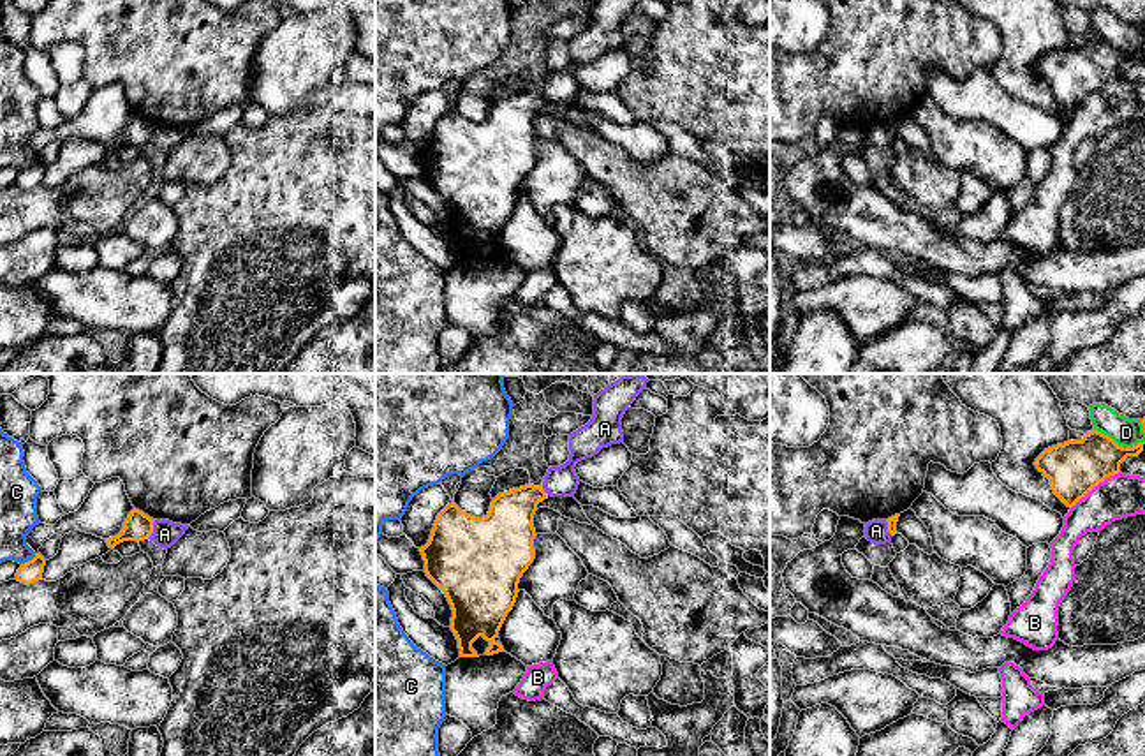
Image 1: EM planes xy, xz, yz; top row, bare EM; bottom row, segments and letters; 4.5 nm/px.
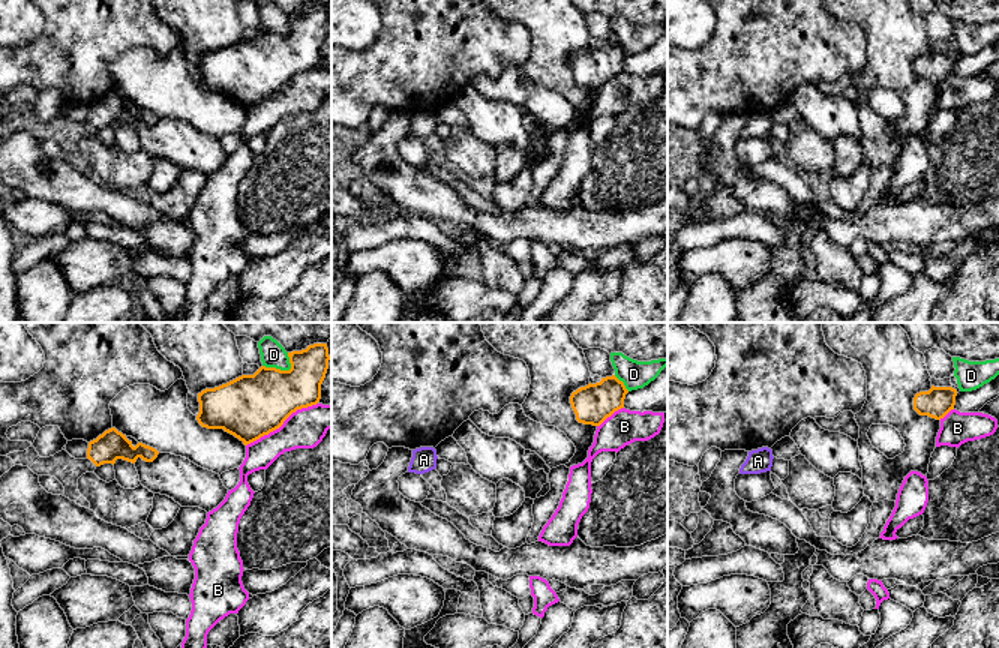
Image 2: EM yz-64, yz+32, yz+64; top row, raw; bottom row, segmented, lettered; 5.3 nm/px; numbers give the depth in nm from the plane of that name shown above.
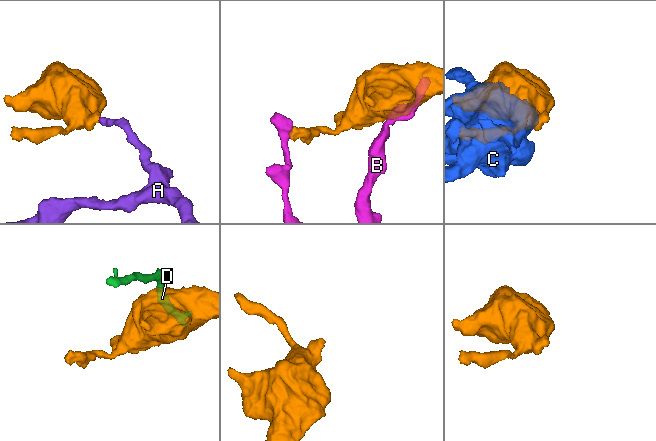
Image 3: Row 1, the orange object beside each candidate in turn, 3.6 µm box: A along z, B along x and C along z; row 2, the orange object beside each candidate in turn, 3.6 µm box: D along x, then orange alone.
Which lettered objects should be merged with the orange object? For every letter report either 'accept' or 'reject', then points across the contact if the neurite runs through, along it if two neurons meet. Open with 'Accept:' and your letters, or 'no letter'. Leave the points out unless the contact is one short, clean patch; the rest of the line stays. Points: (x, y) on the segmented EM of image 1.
Accept: no letter
A: reject | along xy (155, 520), (148, 538)
B: reject
C: reject
D: reject

